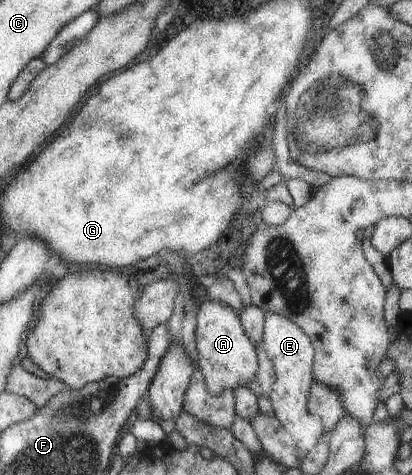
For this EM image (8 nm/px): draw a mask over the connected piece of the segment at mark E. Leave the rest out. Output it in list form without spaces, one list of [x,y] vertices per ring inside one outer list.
[[[277,313],[266,314],[266,325],[263,332],[263,343],[268,357],[274,363],[276,381],[272,384],[269,398],[274,416],[284,425],[284,429],[296,441],[300,453],[308,453],[318,444],[322,437],[322,419],[312,415],[308,408],[308,389],[314,384],[315,346],[297,323]]]

